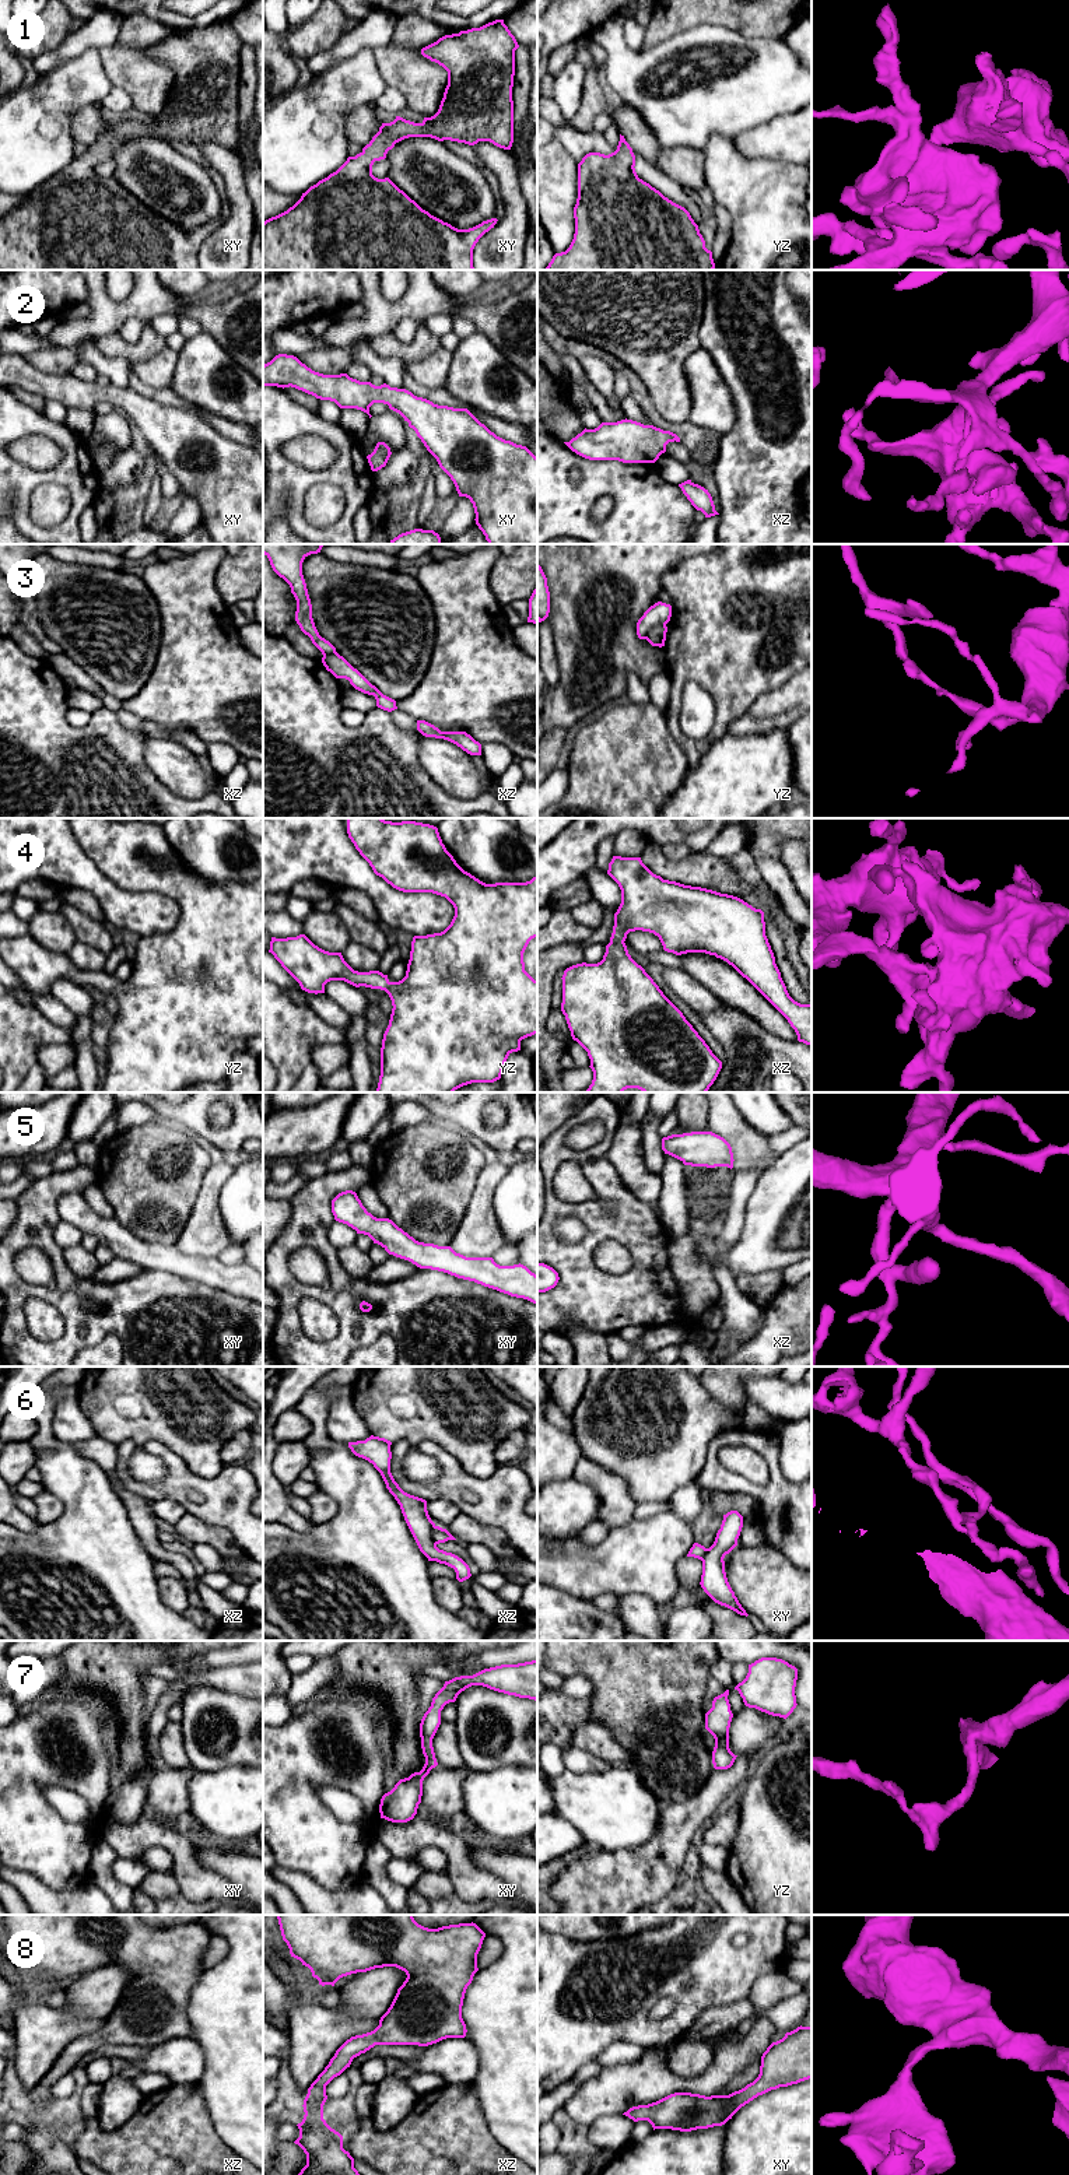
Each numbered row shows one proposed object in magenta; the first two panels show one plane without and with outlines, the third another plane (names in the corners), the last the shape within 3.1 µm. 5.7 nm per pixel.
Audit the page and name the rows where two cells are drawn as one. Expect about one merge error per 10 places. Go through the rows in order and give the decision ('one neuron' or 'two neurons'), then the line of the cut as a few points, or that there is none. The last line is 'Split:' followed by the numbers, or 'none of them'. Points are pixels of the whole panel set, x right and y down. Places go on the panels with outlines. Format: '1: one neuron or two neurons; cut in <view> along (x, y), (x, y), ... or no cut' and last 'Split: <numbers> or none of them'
1: one neuron; no cut
2: one neuron; no cut
3: two neurons; cut in yz along (665, 624), (656, 624), (645, 638)
4: one neuron; no cut
5: one neuron; no cut
6: two neurons; cut in xz along (434, 1526), (431, 1539), (435, 1544)
7: one neuron; no cut
8: one neuron; no cut
Split: 3, 6

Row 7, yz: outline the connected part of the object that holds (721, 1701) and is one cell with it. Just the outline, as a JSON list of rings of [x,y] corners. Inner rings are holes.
[[[729,1690],[712,1701],[712,1708],[705,1713],[705,1729],[714,1736],[715,1747],[712,1764],[715,1769],[728,1769],[737,1755],[729,1748],[729,1727],[733,1718],[728,1699]]]

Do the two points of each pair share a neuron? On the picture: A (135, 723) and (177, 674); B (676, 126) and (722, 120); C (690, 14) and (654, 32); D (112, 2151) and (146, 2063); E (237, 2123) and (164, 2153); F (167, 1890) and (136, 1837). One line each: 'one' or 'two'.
A: two
B: one
C: one
D: two
E: two
F: two

